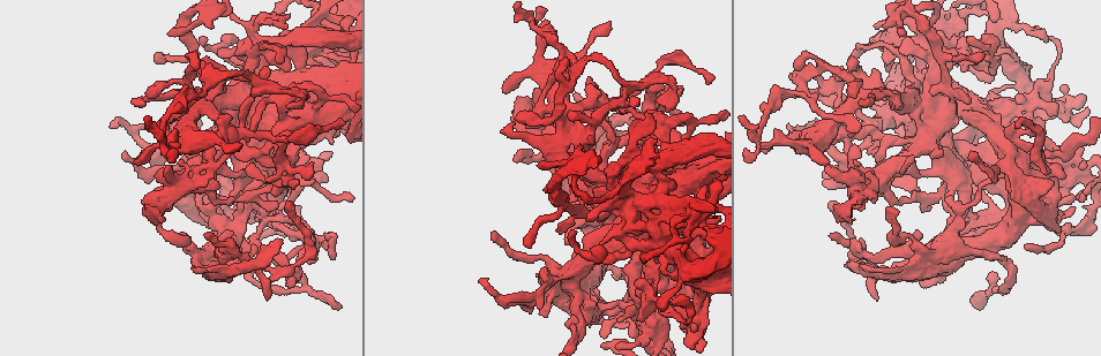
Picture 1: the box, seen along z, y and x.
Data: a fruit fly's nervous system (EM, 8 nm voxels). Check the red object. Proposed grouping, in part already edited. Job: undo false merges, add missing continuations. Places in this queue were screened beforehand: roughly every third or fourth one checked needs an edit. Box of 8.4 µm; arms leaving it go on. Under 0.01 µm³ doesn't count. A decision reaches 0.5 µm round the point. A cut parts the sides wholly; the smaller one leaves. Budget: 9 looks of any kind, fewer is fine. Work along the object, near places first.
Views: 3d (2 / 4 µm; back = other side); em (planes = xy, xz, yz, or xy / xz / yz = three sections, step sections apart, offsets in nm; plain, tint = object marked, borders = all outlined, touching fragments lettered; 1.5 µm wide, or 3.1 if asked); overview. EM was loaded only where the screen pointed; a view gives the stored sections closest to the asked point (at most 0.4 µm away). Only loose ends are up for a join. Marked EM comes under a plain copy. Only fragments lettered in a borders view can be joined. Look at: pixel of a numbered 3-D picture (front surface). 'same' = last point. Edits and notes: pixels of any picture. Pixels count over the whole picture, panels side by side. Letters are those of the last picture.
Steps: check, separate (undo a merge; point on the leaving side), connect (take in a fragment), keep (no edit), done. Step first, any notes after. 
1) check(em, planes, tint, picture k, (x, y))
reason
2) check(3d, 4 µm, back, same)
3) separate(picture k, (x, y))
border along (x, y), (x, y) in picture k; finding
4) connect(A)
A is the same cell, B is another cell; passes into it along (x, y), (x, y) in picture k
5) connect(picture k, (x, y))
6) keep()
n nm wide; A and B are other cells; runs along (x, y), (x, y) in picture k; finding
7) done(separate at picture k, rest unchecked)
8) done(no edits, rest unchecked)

check(3d, 2 µm, picture 1, (241, 144))
branch stops here

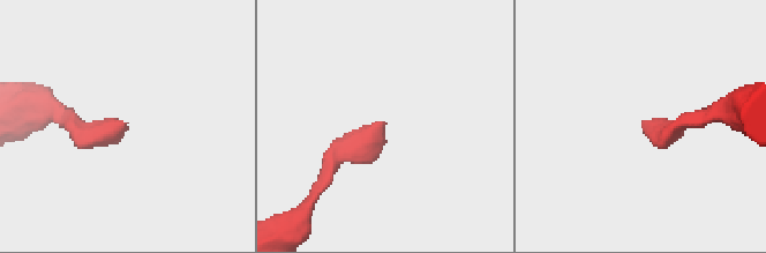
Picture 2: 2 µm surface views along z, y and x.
check(em, planes, borders, picture 2, (645, 127))

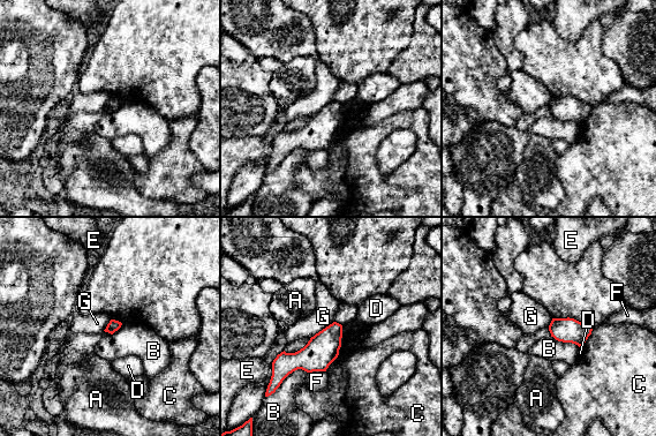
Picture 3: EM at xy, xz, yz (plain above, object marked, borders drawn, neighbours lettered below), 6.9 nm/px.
keep()
A, B, C, D, E, F and G are other cells; no lettered fragment goes on from it

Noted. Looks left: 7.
check(em, yz, step 8, tint, picture 1, (627, 89))
abrupt turn

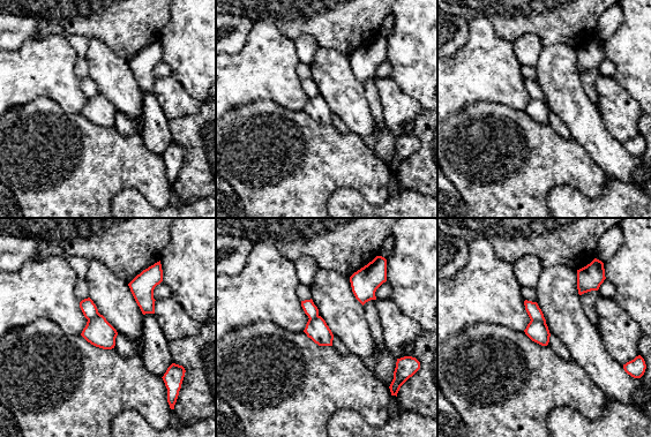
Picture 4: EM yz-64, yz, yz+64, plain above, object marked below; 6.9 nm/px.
check(em, planes, borders, same)

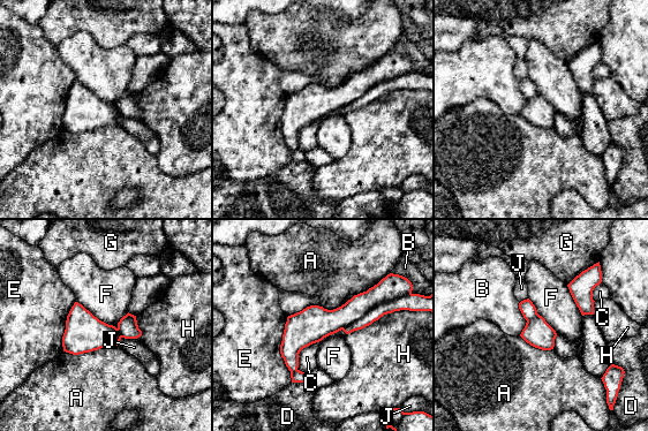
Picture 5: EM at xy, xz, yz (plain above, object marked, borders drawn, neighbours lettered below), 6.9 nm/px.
keep()
190 nm wide; A, B, C, D, E, F, G, H and J are other cells; border along (76, 301), (115, 326), (128, 312) in picture 5; continuous, no second neuron

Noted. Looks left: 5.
check(em, xz, step 8, tint, picture 1, (956, 22))
abrupt turn

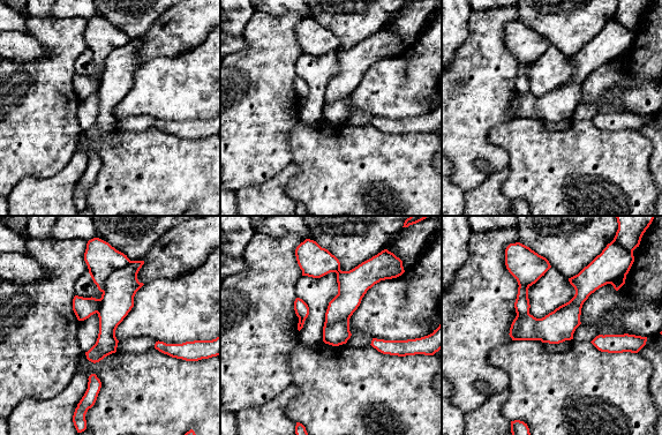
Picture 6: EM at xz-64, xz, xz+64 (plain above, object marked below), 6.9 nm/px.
check(em, xz, step 8, borders, same)
what lies round it

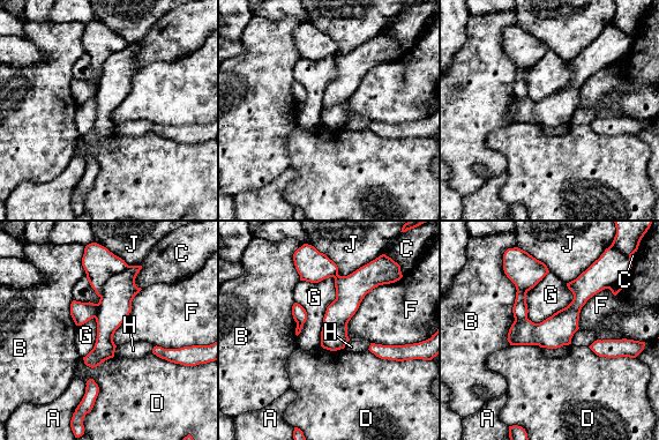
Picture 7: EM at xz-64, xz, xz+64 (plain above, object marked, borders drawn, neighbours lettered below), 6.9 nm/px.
keep()
A, B, C, D, F, G, H and J are other cells; border along (549, 271), (526, 293), (534, 323) in picture 7; continuous, no second neuron

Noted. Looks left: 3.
check(em, planes, tint, picture 1, (1064, 107))
touches itself

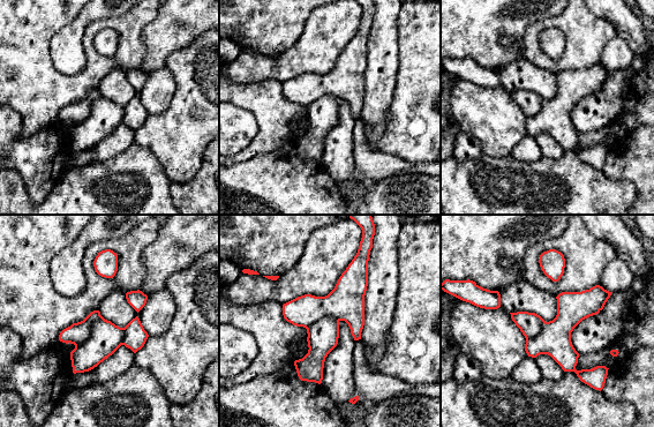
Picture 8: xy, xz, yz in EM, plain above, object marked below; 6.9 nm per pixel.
check(em, planes, borders, same)

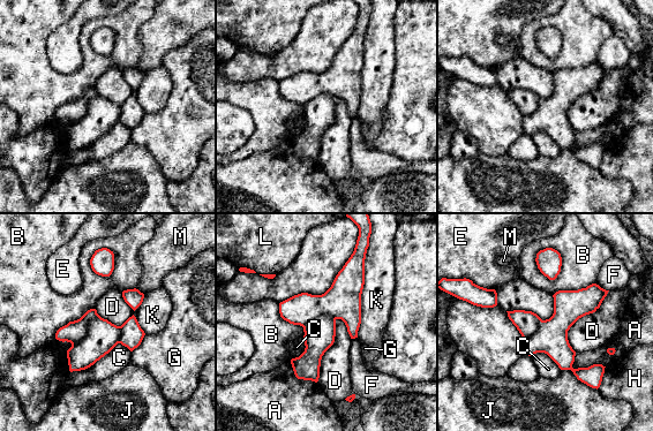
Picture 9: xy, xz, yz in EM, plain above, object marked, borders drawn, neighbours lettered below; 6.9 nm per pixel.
keep()
A, B, C, D, E, F, G, H, J, K, L and M are other cells; runs along (353, 261), (300, 376) in picture 9; continuous, no second neuron

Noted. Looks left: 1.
done(no edits, rest unchecked)

